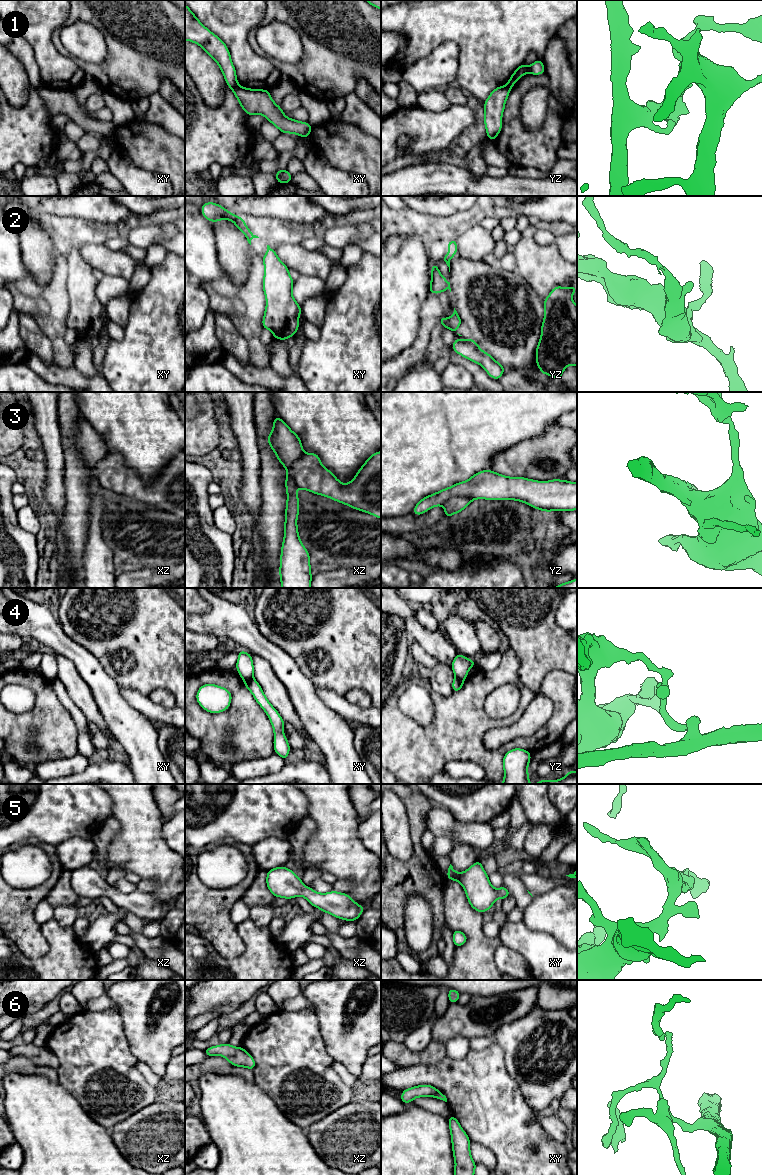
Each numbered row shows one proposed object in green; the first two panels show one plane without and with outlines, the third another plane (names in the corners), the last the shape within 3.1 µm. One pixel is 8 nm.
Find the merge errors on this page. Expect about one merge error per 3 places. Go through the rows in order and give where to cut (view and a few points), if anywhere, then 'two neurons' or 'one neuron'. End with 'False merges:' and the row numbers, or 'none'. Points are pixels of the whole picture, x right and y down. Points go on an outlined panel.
1: cut in xy along (238, 85), (231, 88); two neurons
2: cut in yz along (445, 256), (450, 258); two neurons
3: cut in xz along (303, 452), (295, 461), (293, 468), (293, 478), (297, 486); two neurons
4: cut in yz along (455, 677), (463, 680); two neurons
5: no cut; one neuron
6: cut in xy along (439, 1091), (433, 1096); two neurons
False merges: 1, 2, 3, 4, 6

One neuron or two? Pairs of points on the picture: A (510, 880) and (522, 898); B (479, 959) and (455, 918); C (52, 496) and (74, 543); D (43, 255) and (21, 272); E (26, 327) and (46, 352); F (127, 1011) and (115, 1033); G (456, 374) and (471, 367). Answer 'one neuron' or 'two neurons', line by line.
A: one neuron
B: one neuron
C: two neurons
D: two neurons
E: one neuron
F: two neurons
G: two neurons

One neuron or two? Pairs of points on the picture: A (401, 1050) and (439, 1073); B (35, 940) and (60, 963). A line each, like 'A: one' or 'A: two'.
A: two
B: two

